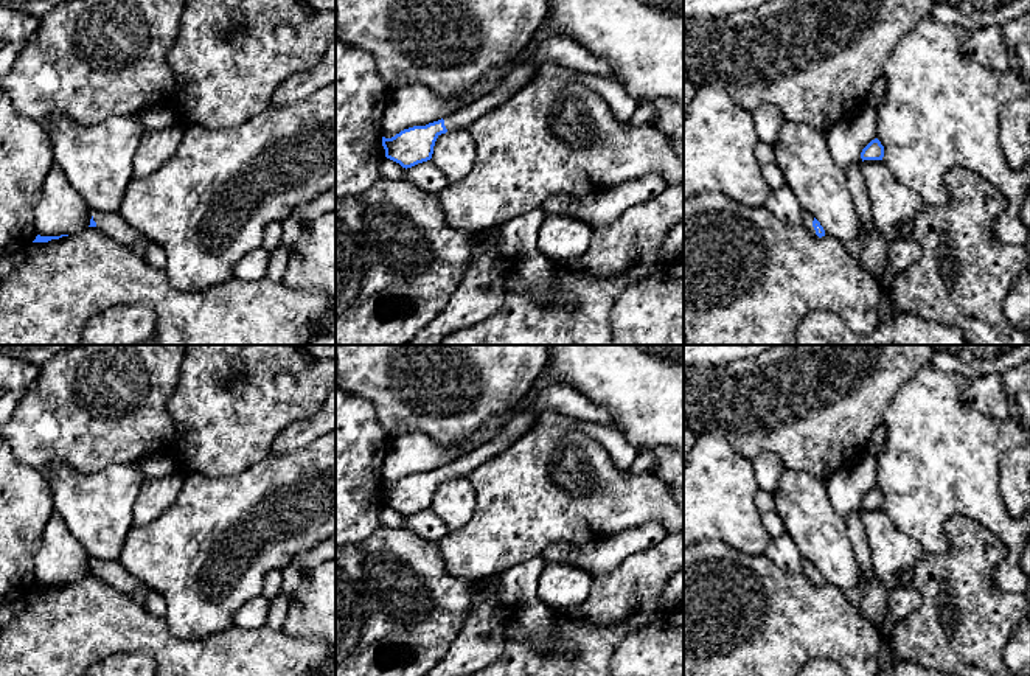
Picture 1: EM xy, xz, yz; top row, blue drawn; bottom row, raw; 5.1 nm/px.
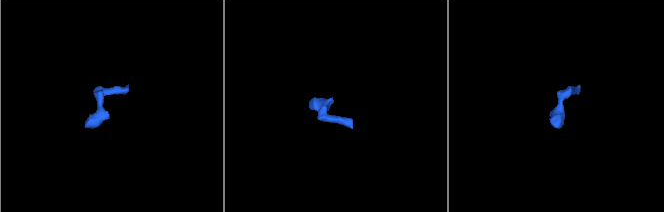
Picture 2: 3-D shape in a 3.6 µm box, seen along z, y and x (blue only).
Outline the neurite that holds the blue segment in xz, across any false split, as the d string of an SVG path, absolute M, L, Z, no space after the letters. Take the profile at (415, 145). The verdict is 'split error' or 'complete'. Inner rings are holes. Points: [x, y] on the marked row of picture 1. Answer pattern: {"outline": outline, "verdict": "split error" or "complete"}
{"outline": "M519 65L492 92L474 103L454 110L444 118L426 126L413 126L401 131L391 138L382 137L385 157L399 163L402 168L412 168L432 159L437 138L447 131L469 131L483 115L497 109L513 98L536 75L531 65Z", "verdict": "split error"}

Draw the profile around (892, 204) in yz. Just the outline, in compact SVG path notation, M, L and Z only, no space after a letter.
M864 160L862 177L876 230L889 242L901 239L901 227L924 207L923 199L903 185L882 160Z

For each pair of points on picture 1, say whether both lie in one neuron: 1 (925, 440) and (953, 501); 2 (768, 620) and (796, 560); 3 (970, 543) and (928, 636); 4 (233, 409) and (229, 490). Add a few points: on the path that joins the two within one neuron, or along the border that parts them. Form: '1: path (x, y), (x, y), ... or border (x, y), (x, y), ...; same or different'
1: path (939, 456), (953, 473), (953, 485); same
2: border (765, 554), (785, 572), (802, 574); different
3: path (963, 574), (963, 623), (957, 636); same
4: border (263, 456), (236, 473), (219, 476), (193, 473); different

